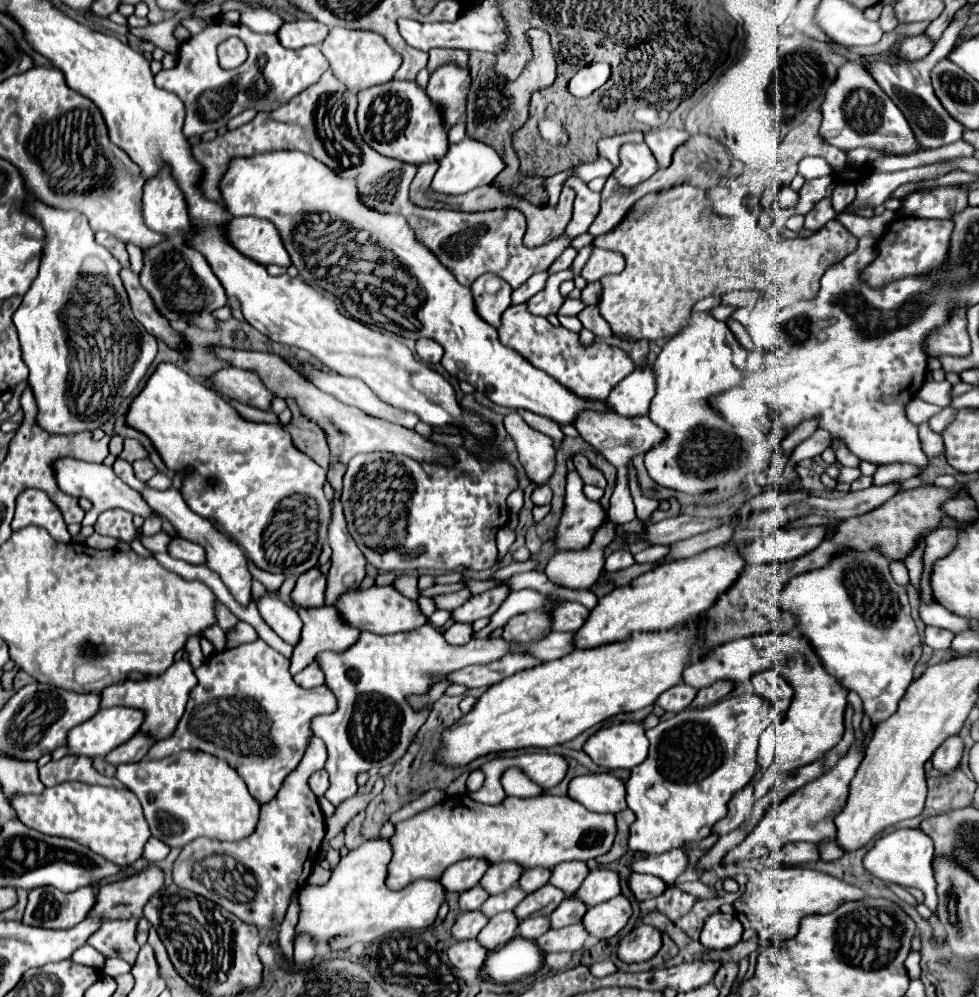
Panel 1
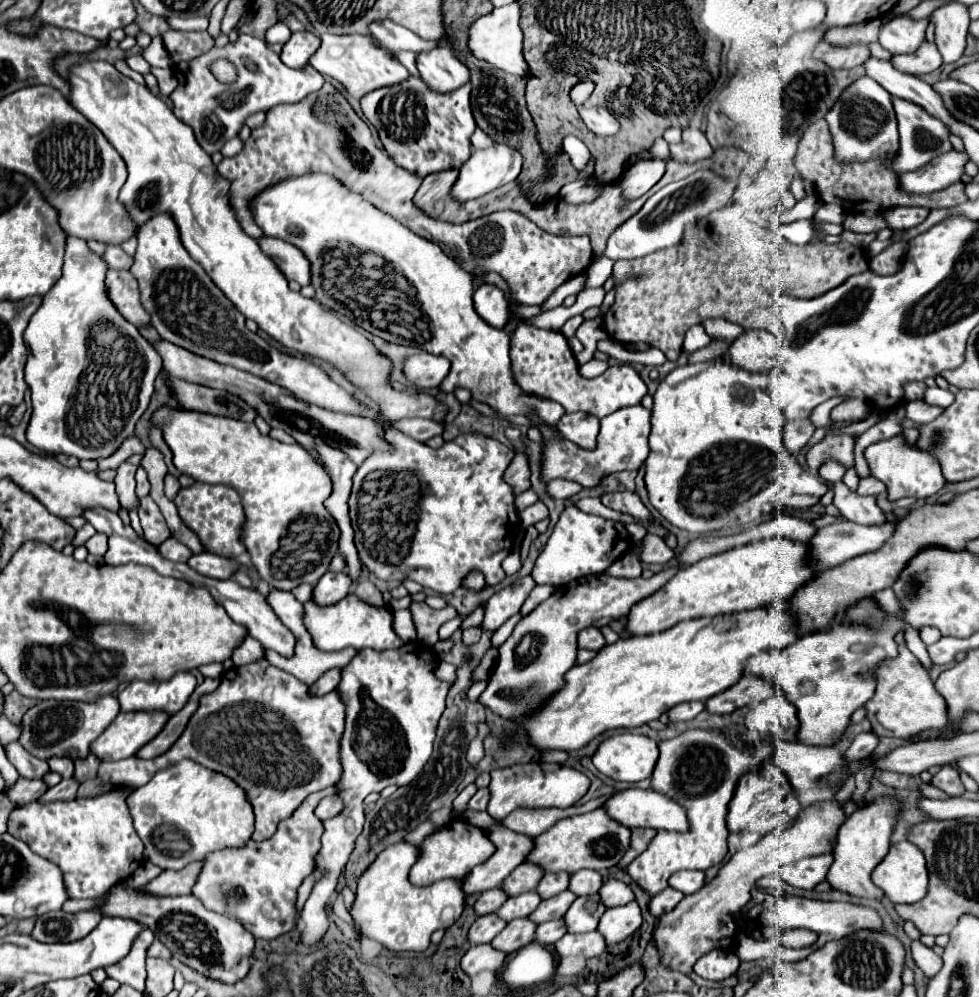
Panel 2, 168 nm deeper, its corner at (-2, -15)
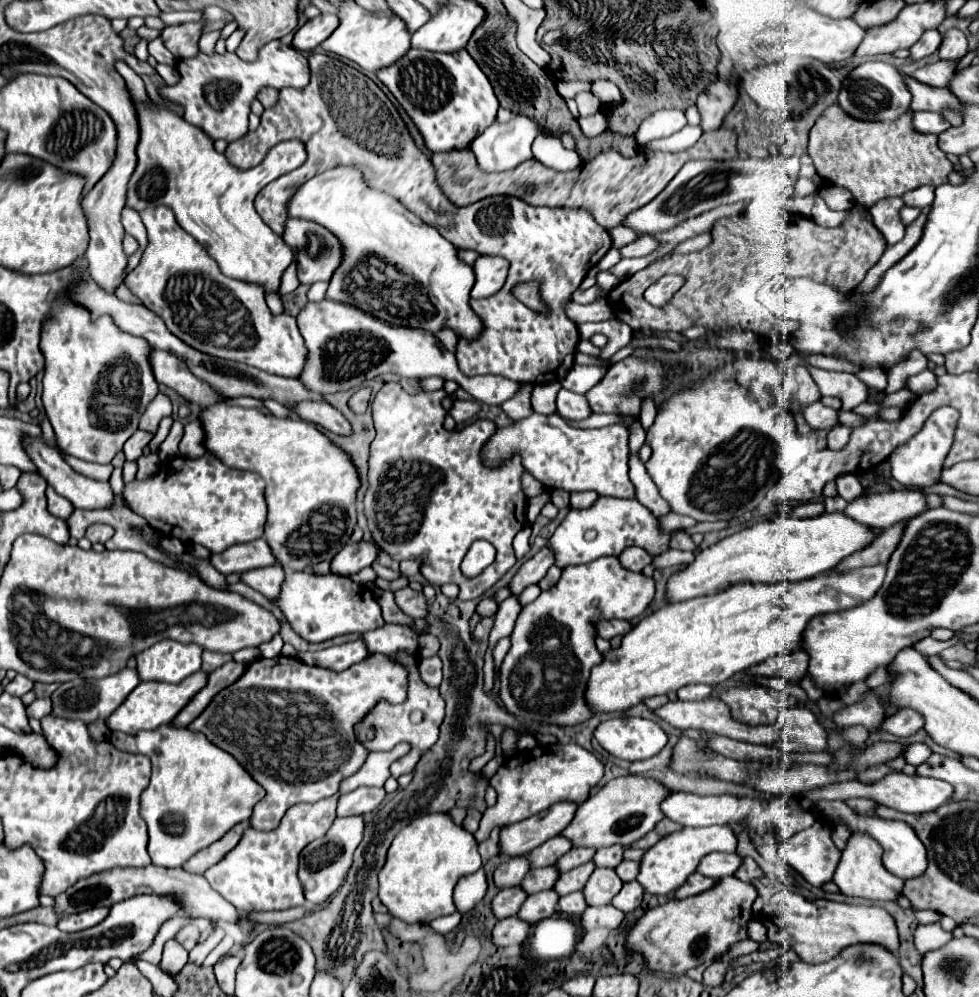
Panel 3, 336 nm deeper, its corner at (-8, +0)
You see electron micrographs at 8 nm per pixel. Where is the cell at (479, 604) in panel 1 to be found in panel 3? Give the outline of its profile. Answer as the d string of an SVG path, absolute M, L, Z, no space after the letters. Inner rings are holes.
M543 548L517 570L509 584L511 596L519 596L529 584L537 584L545 576L549 566L553 566L553 552L549 548Z

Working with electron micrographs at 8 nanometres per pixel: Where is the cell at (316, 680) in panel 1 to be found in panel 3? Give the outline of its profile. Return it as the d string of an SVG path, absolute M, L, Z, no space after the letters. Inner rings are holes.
M355 640L355 642L347 642L341 646L319 650L319 652L299 652L297 658L309 666L319 666L319 668L327 668L333 672L341 672L341 670L365 660L367 648L363 648L361 640Z

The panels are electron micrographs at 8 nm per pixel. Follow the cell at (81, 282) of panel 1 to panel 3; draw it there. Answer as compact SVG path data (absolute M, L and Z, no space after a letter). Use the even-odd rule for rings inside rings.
M57 296L51 306L49 320L41 328L41 352L45 356L45 374L43 374L43 406L47 418L55 430L59 446L81 460L87 462L111 462L111 458L123 450L127 438L133 436L147 404L157 396L159 384L151 368L151 352L155 348L147 340L123 332L111 316L93 318L83 304L75 302L69 296Z

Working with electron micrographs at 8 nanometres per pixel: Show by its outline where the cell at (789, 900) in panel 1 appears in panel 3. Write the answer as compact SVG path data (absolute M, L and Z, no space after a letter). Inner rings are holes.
M779 892L783 894L781 900L773 900L763 908L765 916L759 916L759 920L765 924L769 940L777 944L785 944L791 950L797 952L797 956L803 962L819 964L831 960L839 948L845 948L847 944L861 944L861 942L877 942L885 948L891 948L891 952L897 954L899 950L899 936L893 916L879 906L867 906L867 904L845 904L845 902L833 902L825 898L807 900L793 892Z

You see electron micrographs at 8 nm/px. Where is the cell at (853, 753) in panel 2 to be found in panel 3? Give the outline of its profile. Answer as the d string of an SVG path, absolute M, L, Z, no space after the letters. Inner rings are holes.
M899 710L897 714L889 716L883 724L881 730L895 734L895 736L911 736L923 726L923 720L919 714L909 712L909 710Z

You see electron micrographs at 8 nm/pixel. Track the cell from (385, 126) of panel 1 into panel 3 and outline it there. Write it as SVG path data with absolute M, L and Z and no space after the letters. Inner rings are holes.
M409 50L395 64L379 70L377 78L413 120L431 154L469 148L469 144L493 124L499 110L487 76L475 60L471 60L467 50L457 52L455 56Z

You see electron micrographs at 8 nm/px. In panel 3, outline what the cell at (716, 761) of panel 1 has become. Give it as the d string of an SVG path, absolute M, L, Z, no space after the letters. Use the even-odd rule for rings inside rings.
M709 826L709 828L695 828L695 830L677 830L673 834L663 836L655 846L645 850L641 858L641 868L637 882L651 894L665 894L671 896L675 888L679 888L689 874L695 872L699 860L709 852L735 852L737 838L729 826Z

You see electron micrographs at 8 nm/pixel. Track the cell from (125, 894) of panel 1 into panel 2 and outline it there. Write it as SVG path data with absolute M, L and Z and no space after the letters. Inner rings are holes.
M205 861L189 863L181 871L163 871L147 887L143 887L143 891L149 891L153 895L189 895L197 883L203 863Z

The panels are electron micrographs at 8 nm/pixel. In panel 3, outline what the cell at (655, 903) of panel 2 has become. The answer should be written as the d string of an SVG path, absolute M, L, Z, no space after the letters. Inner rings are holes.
M693 872L693 874L687 878L687 882L673 892L673 896L675 896L675 898L687 898L687 896L693 896L693 894L697 894L697 892L703 892L703 890L711 888L715 882L717 882L717 880Z

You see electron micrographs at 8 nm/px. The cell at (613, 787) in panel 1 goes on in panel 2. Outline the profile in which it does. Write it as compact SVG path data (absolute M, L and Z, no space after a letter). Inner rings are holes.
M627 789L605 803L609 817L625 827L651 827L663 831L689 831L685 807L673 799L645 789Z

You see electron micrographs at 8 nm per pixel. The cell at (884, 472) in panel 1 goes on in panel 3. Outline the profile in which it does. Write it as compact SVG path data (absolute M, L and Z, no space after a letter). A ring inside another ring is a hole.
M843 474L835 482L837 482L839 496L845 498L847 502L851 502L851 500L855 500L855 498L859 498L859 496L863 496L867 492L865 486L859 482L859 478L853 476L853 474Z

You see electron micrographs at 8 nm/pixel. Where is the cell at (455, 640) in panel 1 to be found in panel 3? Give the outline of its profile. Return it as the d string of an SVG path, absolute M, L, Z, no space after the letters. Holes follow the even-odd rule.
M483 598L481 602L479 602L479 606L477 606L477 614L479 616L493 616L495 612L497 612L497 604L495 604L495 600L493 598Z

